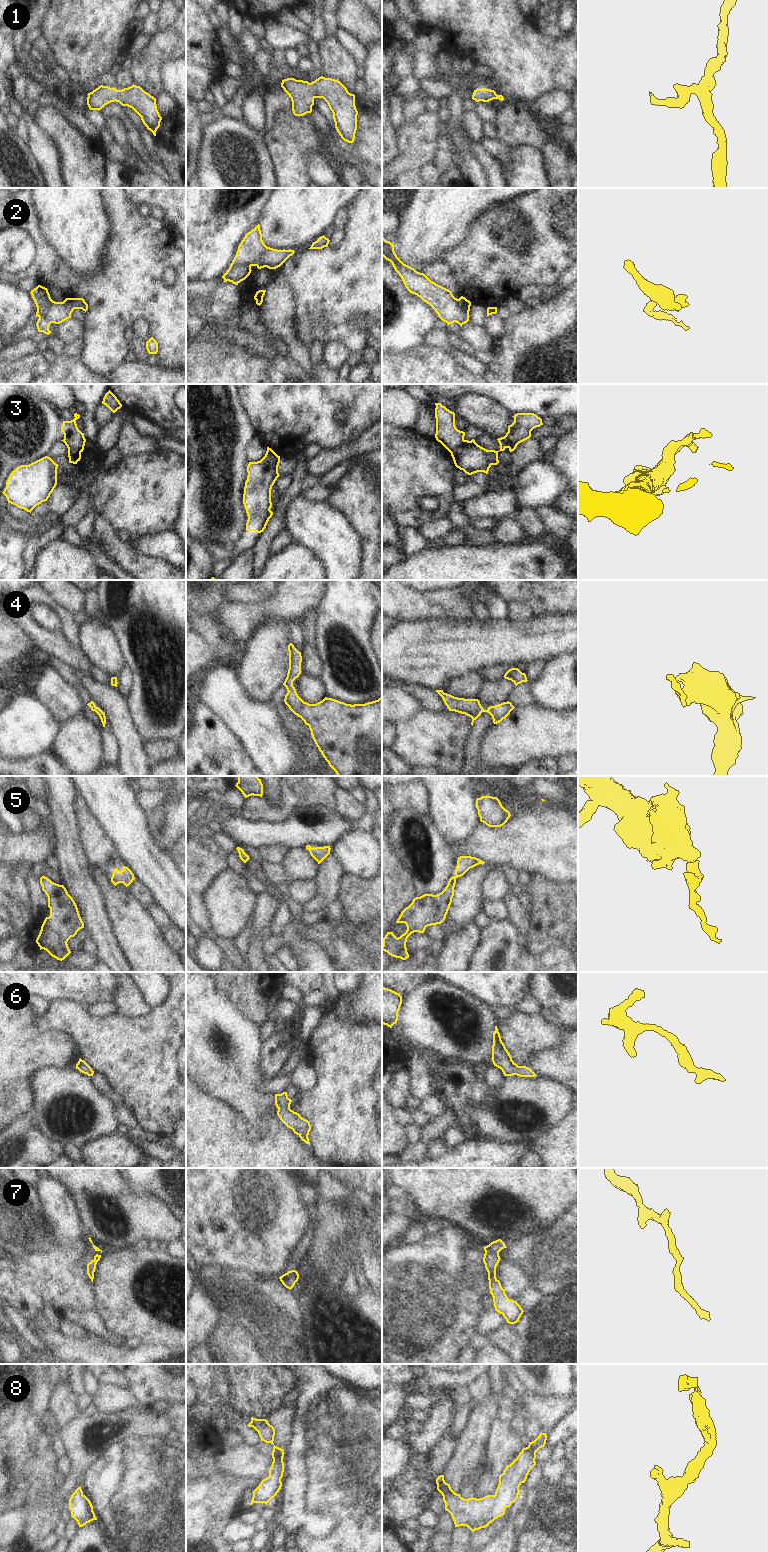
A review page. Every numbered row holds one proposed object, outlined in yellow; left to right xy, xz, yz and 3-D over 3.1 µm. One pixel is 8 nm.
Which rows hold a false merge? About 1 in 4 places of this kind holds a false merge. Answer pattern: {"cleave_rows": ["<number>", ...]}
{"cleave_rows": ["2", "3"]}

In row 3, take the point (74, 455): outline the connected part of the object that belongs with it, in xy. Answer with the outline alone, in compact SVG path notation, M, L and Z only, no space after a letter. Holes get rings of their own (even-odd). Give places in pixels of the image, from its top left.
M68 448L68 457L69 457L69 463L77 464L78 461L81 459L81 453L84 449L81 450L75 450Z

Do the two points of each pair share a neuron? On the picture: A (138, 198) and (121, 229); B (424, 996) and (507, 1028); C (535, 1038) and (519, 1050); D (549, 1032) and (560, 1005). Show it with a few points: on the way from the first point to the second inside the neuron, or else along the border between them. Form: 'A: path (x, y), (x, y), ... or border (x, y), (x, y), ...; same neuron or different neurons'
A: border (130, 198), (137, 206); different neurons
B: border (496, 1019), (497, 1025); different neurons
C: path (531, 1038), (523, 1046); same neuron
D: border (540, 1013), (545, 1020), (558, 1027); different neurons

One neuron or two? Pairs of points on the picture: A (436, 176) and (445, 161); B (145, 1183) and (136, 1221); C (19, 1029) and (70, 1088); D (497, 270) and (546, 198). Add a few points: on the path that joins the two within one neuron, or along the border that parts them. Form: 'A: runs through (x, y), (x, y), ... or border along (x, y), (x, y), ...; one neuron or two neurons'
A: border along (433, 162), (442, 174); two neurons
B: border along (124, 1179), (135, 1193), (151, 1194), (164, 1203); two neurons
C: border along (75, 1067), (39, 1067), (31, 1077); two neurons
D: runs through (519, 260), (523, 260), (540, 243), (540, 220); one neuron

